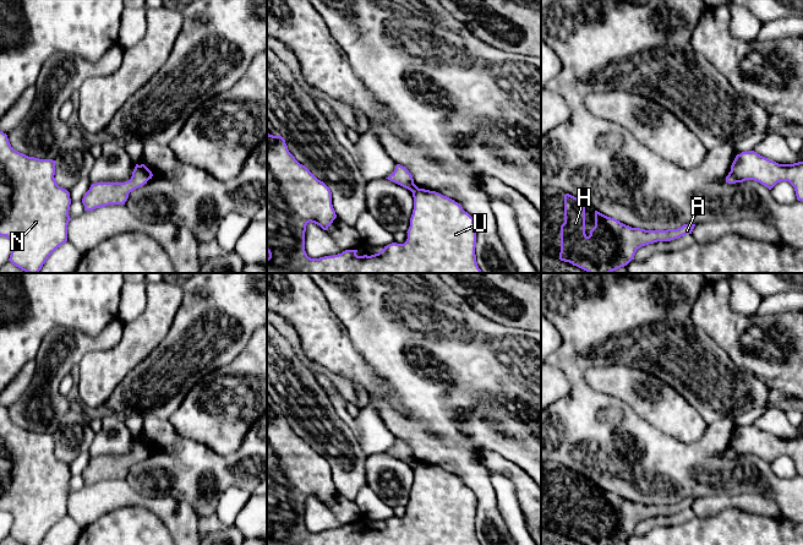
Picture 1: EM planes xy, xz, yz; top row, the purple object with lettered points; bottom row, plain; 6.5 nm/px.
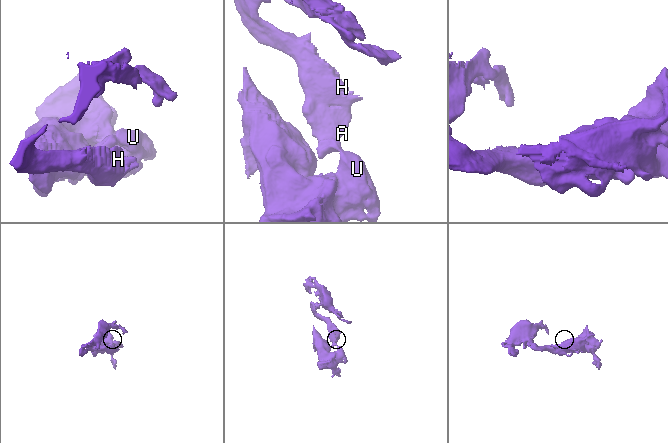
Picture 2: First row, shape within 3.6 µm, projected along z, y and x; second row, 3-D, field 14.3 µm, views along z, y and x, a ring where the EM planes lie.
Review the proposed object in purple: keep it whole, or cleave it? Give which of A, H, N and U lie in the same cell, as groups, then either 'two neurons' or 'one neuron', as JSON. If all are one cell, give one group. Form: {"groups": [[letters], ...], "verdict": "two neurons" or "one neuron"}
{"groups": [["A", "H"], ["N", "U"]], "verdict": "two neurons"}

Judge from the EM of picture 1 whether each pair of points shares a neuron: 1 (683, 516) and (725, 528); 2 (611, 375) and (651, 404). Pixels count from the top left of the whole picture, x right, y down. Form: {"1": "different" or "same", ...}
{"1": "different", "2": "same"}

